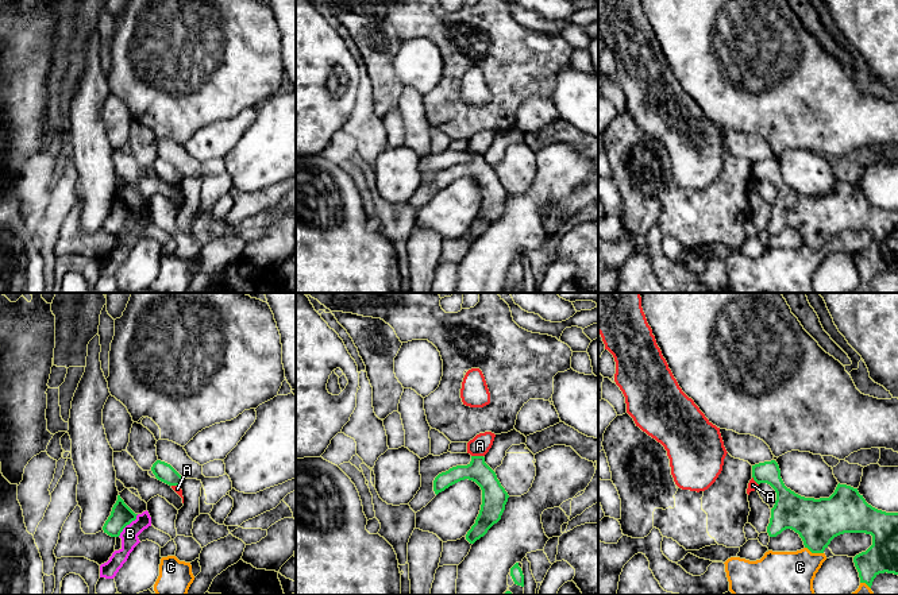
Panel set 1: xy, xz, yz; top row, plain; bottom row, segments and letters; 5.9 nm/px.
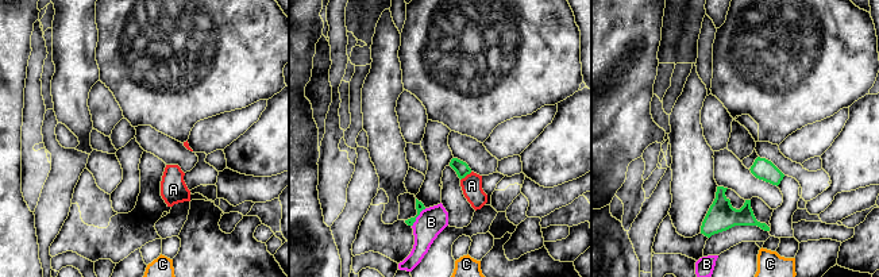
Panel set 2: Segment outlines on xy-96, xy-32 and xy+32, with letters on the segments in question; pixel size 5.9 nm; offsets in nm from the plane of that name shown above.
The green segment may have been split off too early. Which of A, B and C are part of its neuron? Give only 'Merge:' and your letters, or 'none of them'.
Merge: C

